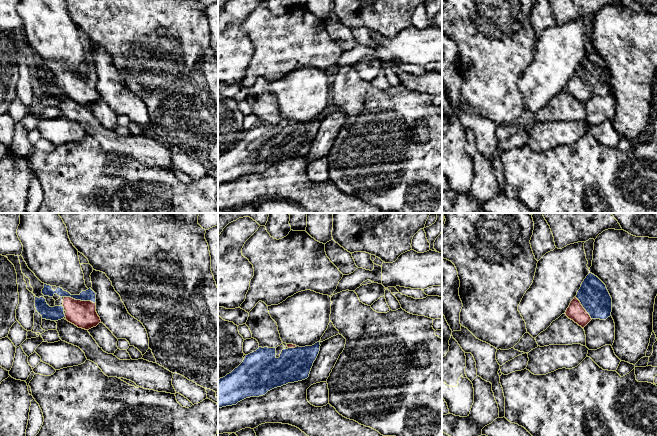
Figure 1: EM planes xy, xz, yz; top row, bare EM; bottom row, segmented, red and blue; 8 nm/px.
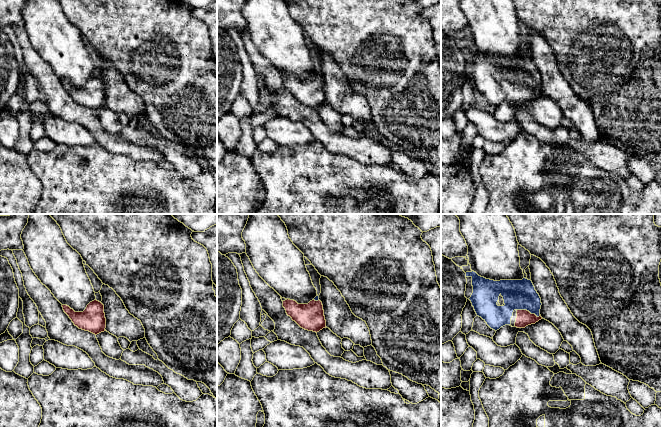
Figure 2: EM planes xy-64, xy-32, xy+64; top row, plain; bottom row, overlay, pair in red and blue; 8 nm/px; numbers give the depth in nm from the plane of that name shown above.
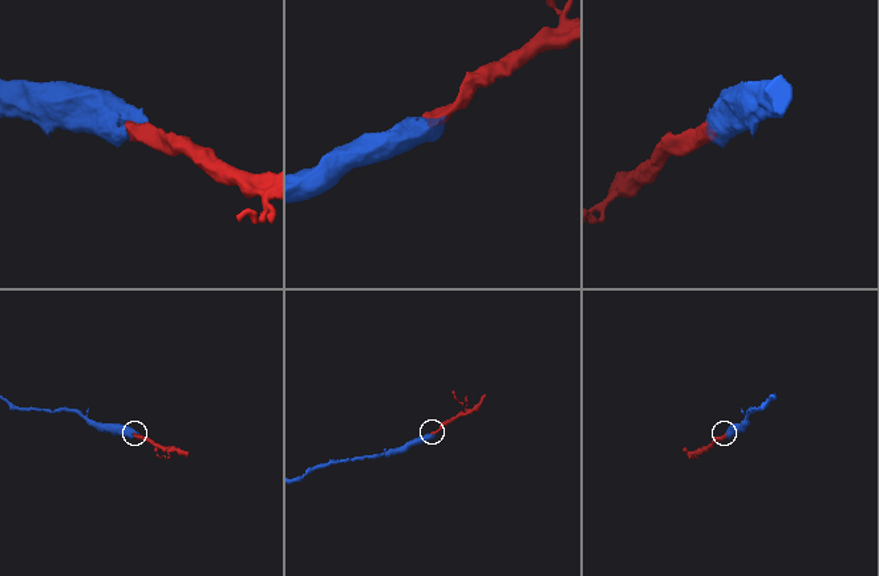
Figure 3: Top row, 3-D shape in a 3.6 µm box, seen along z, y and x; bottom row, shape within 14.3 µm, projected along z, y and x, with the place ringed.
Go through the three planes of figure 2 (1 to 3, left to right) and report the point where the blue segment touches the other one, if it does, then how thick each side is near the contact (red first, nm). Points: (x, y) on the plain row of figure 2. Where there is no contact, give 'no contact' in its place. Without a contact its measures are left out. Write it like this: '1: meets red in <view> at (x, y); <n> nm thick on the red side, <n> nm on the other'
1: no contact
2: meets red in xy-32 at (316, 77); 220 nm thick on the red side, 40 nm on the other
3: meets red in xy+64 at (528, 87); 130 nm thick on the red side, 240 nm on the other

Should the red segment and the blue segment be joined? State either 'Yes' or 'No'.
Yes

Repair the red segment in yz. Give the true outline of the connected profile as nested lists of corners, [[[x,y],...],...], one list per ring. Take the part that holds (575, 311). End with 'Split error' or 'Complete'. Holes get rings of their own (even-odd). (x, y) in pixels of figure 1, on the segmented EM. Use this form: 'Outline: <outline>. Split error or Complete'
Outline: [[[589,272],[565,314],[584,328],[592,319],[606,320],[611,312],[612,298],[606,285]]]. Split error

